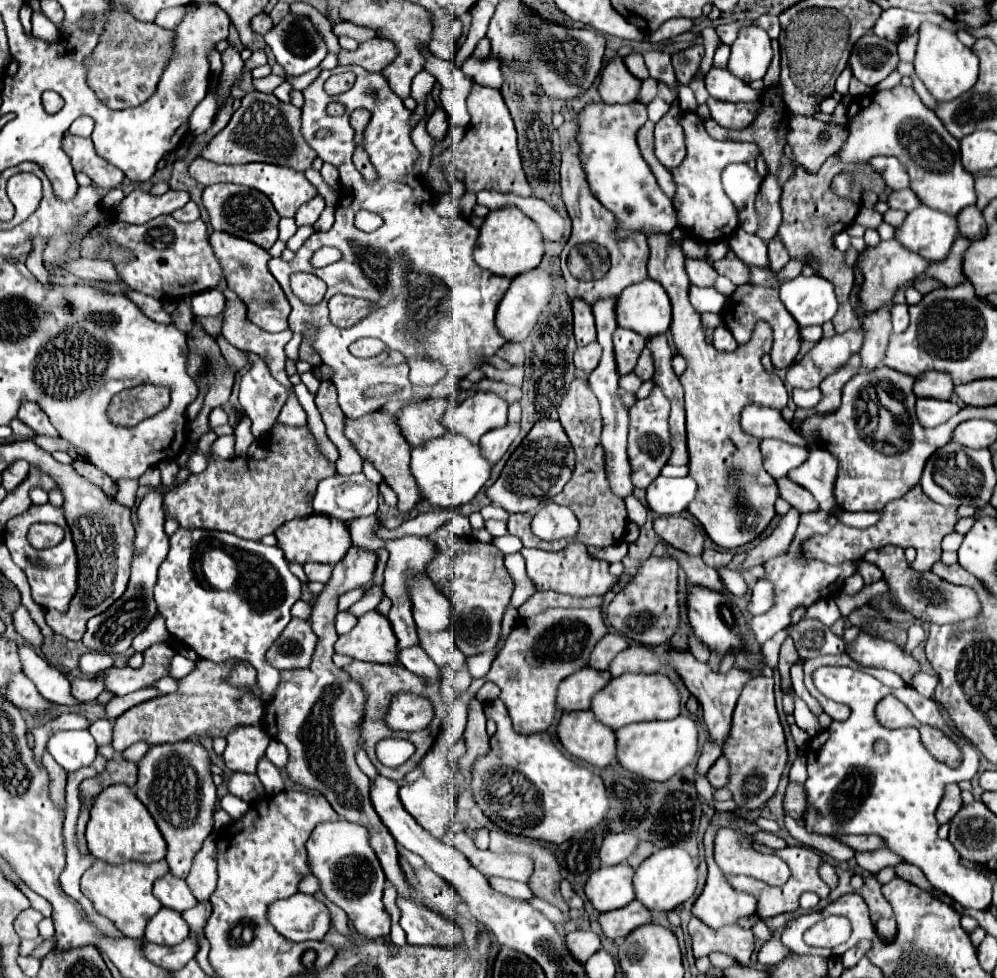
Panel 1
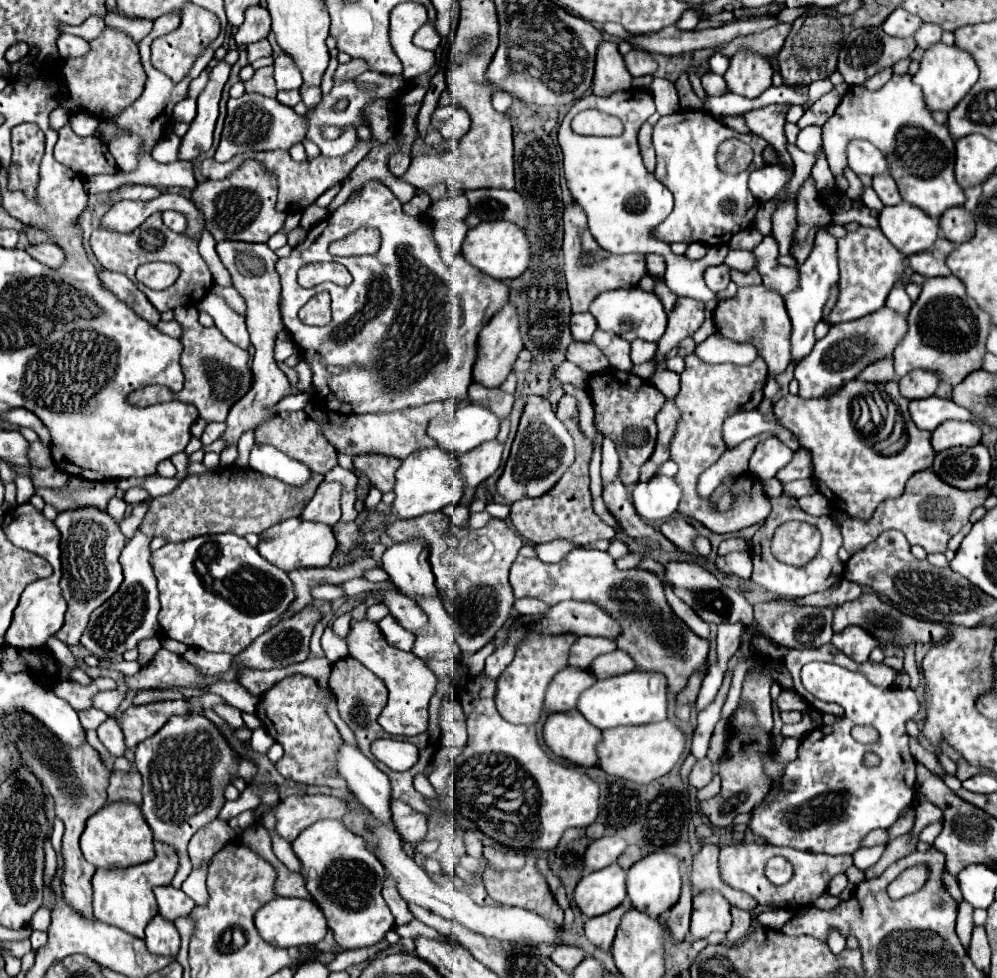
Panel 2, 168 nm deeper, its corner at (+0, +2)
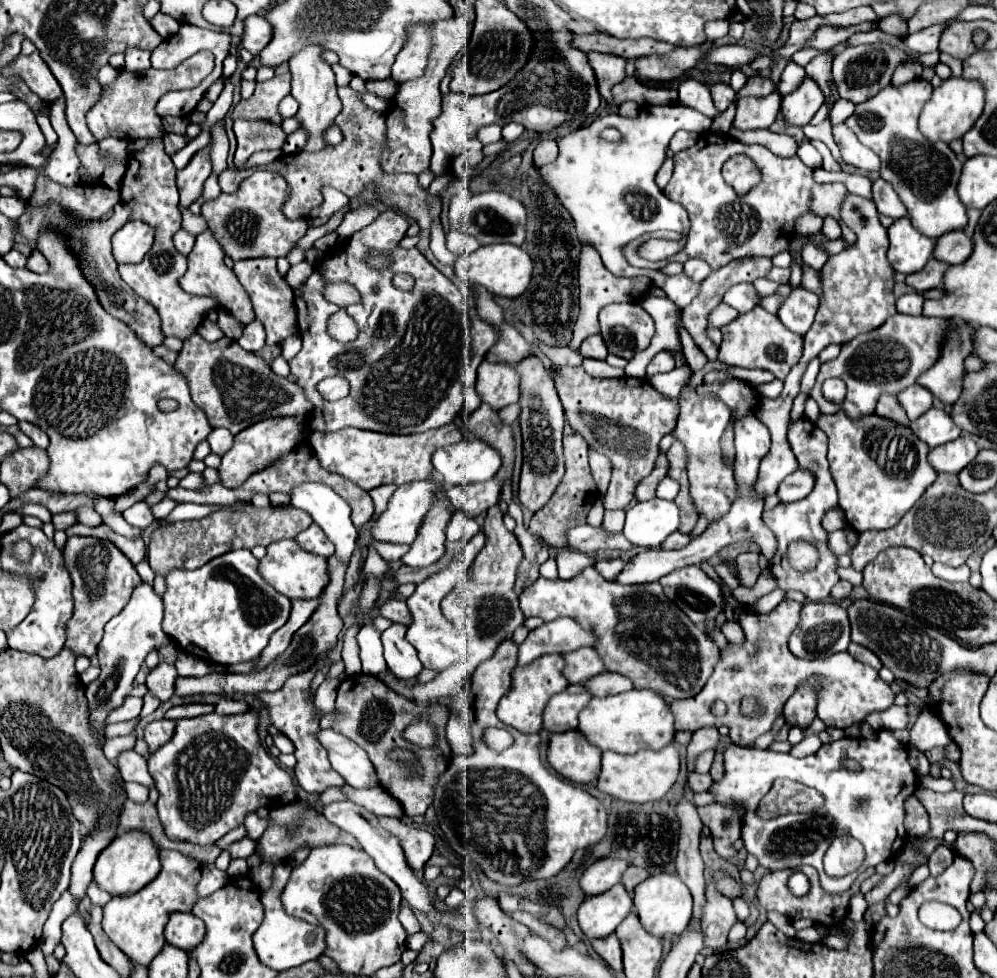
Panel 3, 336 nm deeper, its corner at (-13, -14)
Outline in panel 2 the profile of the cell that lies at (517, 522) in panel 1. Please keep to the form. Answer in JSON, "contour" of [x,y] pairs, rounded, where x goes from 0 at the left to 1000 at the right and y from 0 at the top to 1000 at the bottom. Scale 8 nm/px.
{"contour":[[[566,403],[560,409],[558,425],[568,434],[568,438],[572,440],[572,444],[578,452],[578,470],[576,470],[574,479],[564,487],[564,491],[552,503],[548,503],[542,509],[526,509],[522,513],[516,513],[514,521],[512,521],[512,532],[518,540],[518,544],[534,556],[546,556],[546,554],[554,554],[554,552],[572,552],[580,558],[588,558],[602,550],[614,552],[618,548],[616,542],[610,536],[606,536],[594,519],[592,487],[590,487],[590,474],[592,474],[592,466],[594,466],[594,450],[582,440],[578,407],[572,403]]]}

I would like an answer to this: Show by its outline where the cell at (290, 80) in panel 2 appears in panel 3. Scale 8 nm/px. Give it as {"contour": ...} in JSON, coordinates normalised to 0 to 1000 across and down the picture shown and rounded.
{"contour":[[[292,98],[284,100],[282,106],[280,106],[282,121],[292,121],[292,119],[296,119],[296,115],[298,115],[298,102],[294,102]]]}

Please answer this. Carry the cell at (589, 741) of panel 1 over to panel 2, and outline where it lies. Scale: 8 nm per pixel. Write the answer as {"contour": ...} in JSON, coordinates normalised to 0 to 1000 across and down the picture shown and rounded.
{"contour":[[[580,726],[552,730],[546,740],[546,757],[556,771],[574,781],[586,785],[600,781],[598,765],[604,757],[604,746],[594,742]]]}

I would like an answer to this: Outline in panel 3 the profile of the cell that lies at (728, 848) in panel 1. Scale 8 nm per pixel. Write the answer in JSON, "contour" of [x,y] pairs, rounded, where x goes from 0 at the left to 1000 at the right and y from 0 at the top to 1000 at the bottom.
{"contour":[[[797,892],[793,898],[791,898],[791,908],[797,916],[805,916],[807,912],[811,912],[811,900],[807,894],[803,892]]]}

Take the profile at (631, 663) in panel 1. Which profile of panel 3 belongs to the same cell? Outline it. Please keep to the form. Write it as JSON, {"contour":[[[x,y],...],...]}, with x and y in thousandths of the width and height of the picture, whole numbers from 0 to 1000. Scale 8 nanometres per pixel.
{"contour":[[[603,687],[599,691],[595,691],[593,695],[587,695],[585,701],[595,710],[595,712],[613,712],[613,710],[623,710],[635,703],[635,699],[623,691],[623,689],[615,689],[615,687]]]}

